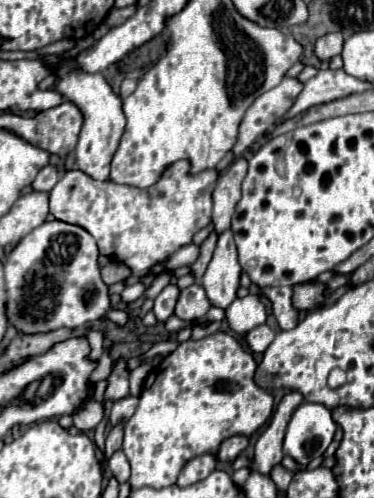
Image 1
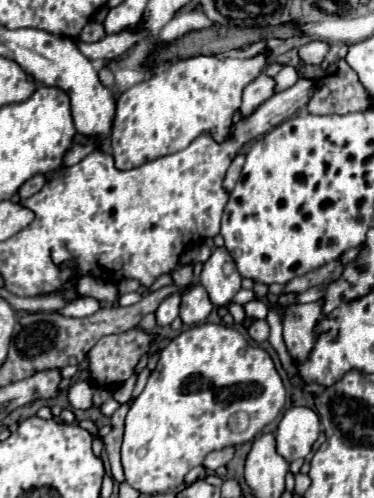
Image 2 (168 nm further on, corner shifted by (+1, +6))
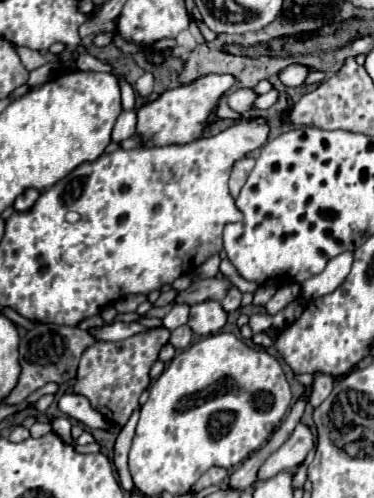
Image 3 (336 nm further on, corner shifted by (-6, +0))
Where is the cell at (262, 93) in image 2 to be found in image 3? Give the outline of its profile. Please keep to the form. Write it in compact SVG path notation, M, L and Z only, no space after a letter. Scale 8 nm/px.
M243 88L243 90L237 90L231 96L227 96L227 104L229 104L231 110L235 110L235 112L241 114L241 112L251 110L251 104L253 104L255 98L257 98L257 94L253 90Z

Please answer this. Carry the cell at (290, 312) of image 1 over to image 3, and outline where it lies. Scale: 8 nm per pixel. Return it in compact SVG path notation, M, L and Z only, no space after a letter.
M315 374L315 382L313 382L313 394L311 394L311 400L309 404L313 408L319 408L321 402L331 394L331 388L333 388L333 378L331 376L325 376L325 374Z

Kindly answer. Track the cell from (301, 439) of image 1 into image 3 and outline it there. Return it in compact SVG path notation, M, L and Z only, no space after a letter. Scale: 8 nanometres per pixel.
M297 424L293 436L261 464L257 472L257 480L273 478L281 470L293 470L297 464L303 462L303 458L313 446L315 446L315 440L311 430L305 424Z

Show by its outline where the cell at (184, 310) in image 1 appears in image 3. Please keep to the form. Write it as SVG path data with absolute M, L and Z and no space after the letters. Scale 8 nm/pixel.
M207 300L191 306L189 326L199 336L211 336L217 334L227 322L227 312L221 308L219 302Z

